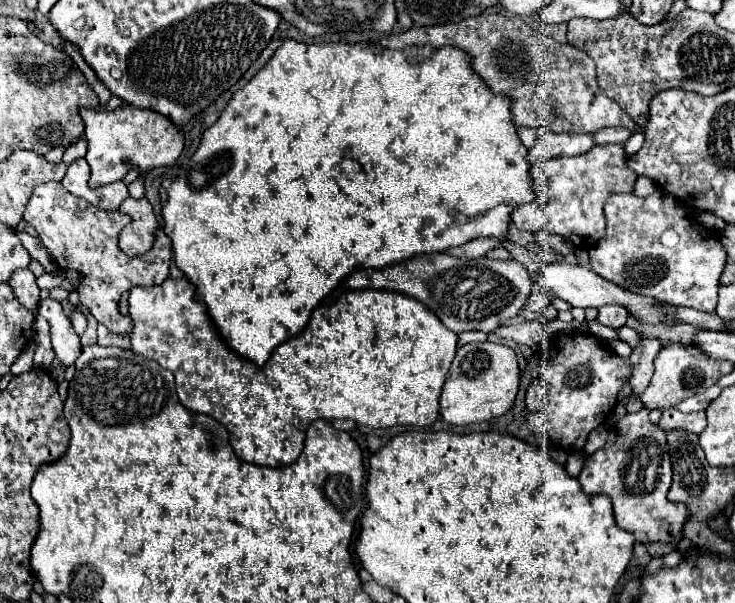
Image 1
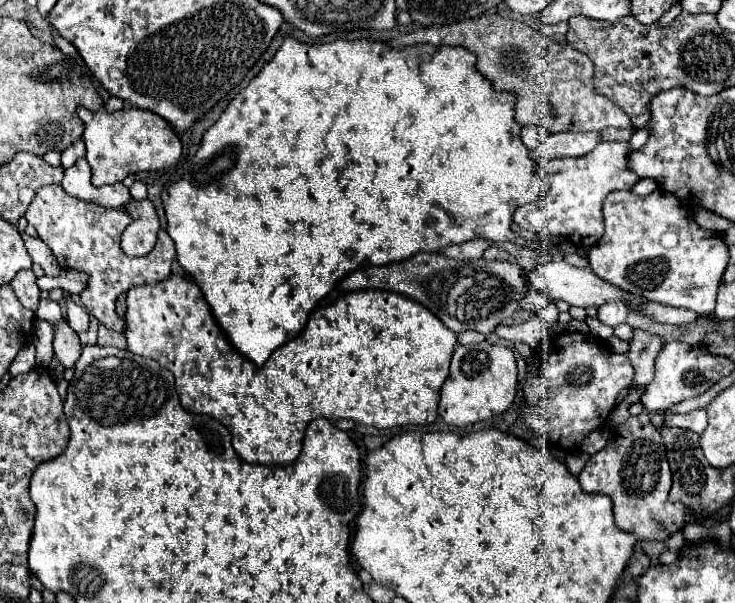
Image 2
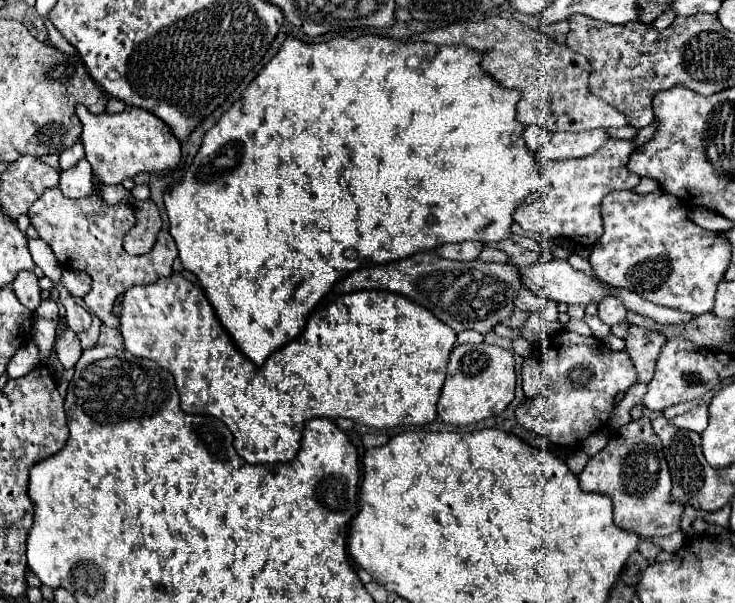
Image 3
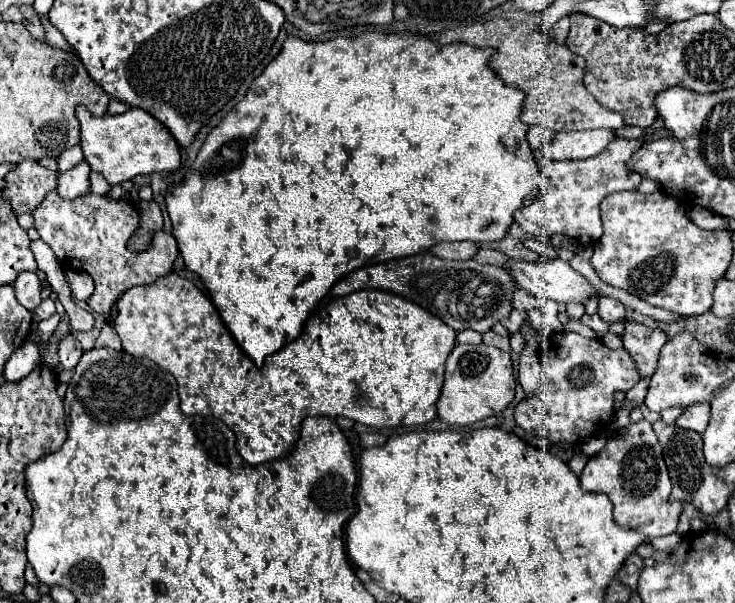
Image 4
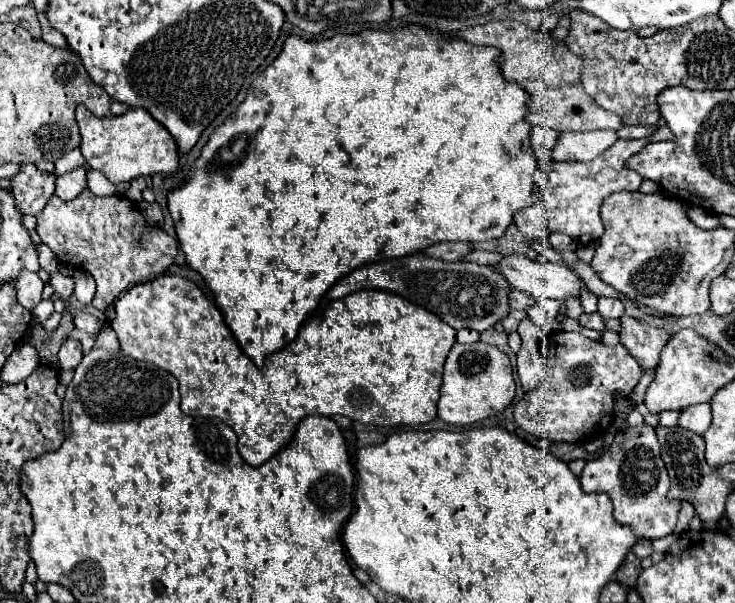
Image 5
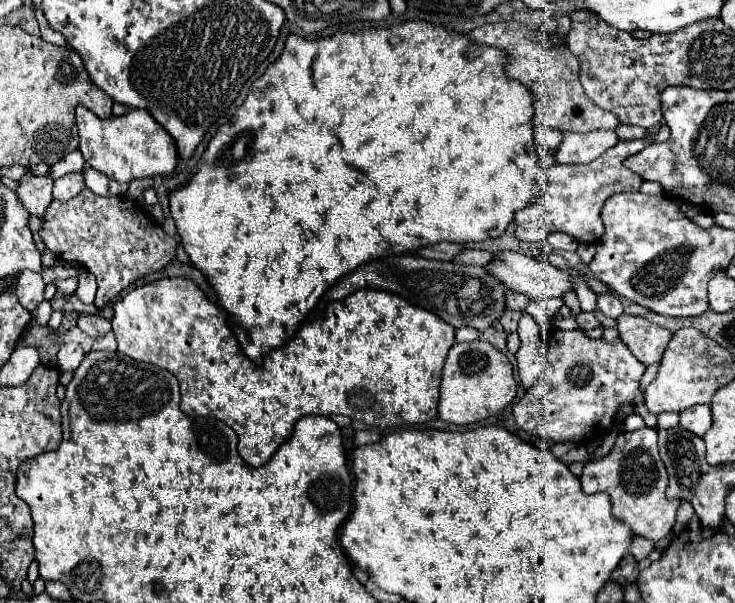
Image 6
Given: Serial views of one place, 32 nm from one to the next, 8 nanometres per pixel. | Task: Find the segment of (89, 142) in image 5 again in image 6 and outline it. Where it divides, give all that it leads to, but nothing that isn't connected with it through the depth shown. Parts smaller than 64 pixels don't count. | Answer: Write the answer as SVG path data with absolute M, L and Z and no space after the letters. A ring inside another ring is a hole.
M78 106L76 108L76 126L80 134L80 152L86 160L86 164L98 172L104 172L106 176L118 180L118 182L132 182L136 178L148 178L158 174L172 174L178 162L176 154L176 142L174 138L146 112L146 110L128 110L124 116L112 116L112 118L98 118L88 108Z

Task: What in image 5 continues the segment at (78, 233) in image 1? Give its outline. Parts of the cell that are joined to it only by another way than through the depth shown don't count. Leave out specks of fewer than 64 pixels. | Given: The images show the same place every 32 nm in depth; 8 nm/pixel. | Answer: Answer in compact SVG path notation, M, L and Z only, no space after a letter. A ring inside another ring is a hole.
M88 188L74 200L60 202L52 196L46 208L36 216L38 236L46 244L60 264L82 268L96 280L96 296L92 306L106 310L128 286L146 282L162 274L176 256L178 242L162 228L148 228L138 206L124 196L96 196Z

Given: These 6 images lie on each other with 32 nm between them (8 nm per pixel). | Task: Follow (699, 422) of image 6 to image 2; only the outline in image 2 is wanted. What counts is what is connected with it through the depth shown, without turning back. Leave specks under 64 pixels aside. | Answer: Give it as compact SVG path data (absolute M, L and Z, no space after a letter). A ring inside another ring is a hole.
M706 408L700 410L692 410L688 414L664 414L664 420L668 426L676 426L676 428L684 428L684 430L692 430L696 434L702 434L706 430L708 424L708 416L706 416Z

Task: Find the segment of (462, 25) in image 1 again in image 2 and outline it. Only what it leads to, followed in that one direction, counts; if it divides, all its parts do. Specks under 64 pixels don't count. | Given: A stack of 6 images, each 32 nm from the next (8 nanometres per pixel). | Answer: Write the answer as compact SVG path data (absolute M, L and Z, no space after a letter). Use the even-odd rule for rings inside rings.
M490 14L478 20L464 20L462 24L422 28L392 40L392 44L398 46L418 42L430 42L434 46L464 46L474 52L478 56L476 68L484 72L496 90L508 90L518 96L514 118L522 126L536 124L550 132L590 132L608 126L632 126L630 118L620 108L594 92L594 64L586 54L576 52L568 44L558 44L520 20Z

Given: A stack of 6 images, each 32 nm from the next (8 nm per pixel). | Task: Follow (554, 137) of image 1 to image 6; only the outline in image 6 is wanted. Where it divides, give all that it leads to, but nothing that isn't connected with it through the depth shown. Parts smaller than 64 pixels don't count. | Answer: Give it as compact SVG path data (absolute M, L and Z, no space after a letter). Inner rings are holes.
M592 130L592 132L564 132L564 140L556 150L558 164L588 164L602 152L618 144L614 130Z

